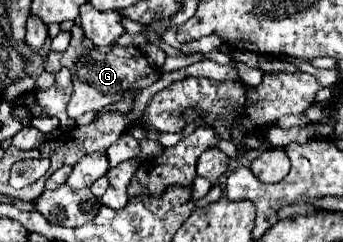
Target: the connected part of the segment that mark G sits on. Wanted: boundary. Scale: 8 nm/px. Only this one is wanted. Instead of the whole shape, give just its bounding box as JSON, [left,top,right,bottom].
[45,23,161,119]

